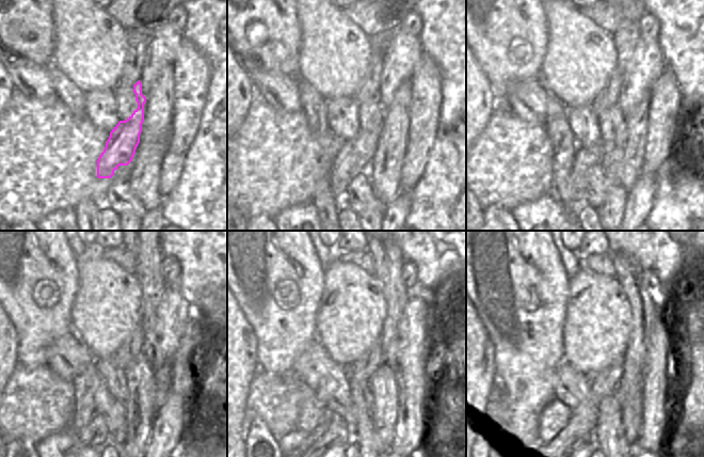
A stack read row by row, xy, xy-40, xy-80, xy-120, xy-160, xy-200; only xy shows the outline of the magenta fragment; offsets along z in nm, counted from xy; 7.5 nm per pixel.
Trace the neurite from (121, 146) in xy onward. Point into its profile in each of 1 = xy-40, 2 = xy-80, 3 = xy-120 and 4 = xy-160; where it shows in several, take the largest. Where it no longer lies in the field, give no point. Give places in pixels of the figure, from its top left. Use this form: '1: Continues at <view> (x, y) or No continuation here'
1: Continues at xy-40 (354, 156)
2: Continues at xy-80 (585, 158)
3: Continues at xy-120 (94, 435)
4: Continues at xy-160 (325, 425).

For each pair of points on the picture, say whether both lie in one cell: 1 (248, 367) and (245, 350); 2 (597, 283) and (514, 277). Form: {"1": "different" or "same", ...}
{"1": "same", "2": "different"}

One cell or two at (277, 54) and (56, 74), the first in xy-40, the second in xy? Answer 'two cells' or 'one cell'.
two cells

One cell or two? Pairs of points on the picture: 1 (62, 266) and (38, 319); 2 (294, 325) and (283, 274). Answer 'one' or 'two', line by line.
1: one
2: one

